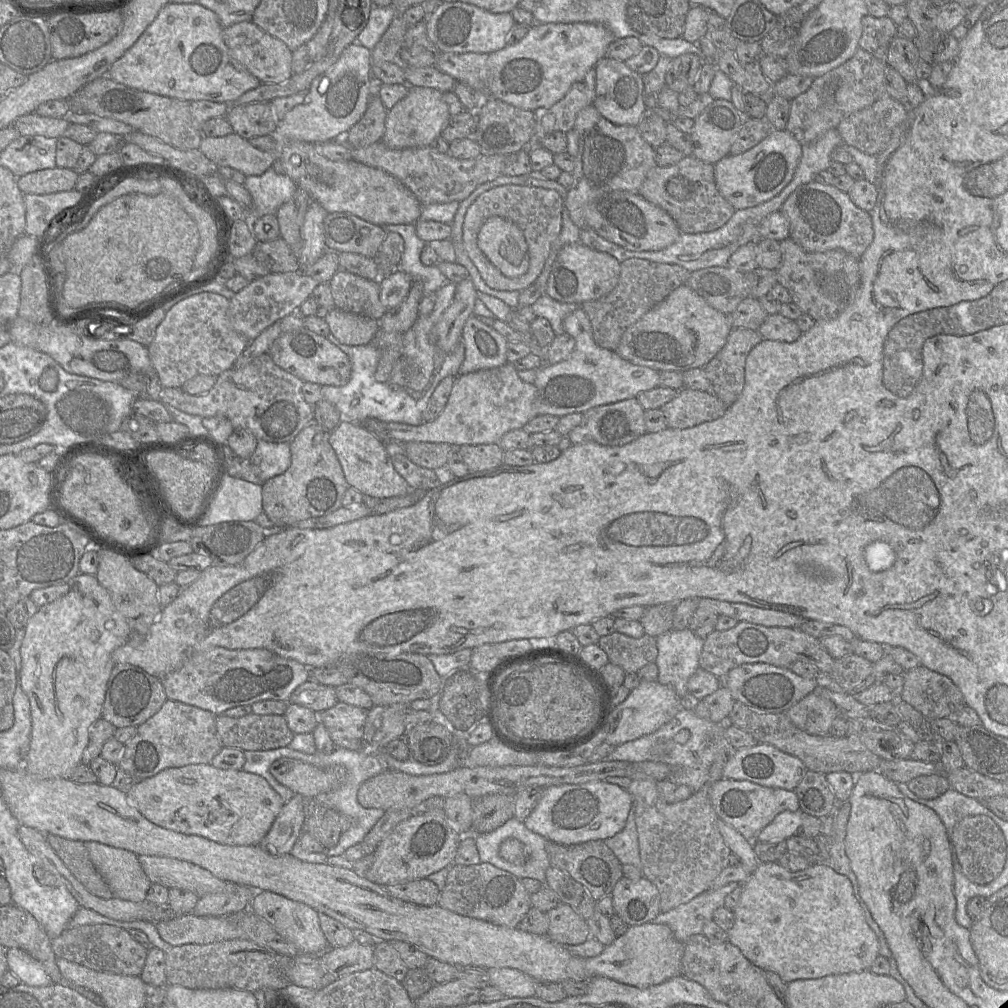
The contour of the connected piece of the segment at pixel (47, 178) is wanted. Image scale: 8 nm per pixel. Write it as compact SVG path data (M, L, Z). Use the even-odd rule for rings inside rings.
M54 167L28 173L17 178L23 194L46 195L73 190L79 174L73 169Z

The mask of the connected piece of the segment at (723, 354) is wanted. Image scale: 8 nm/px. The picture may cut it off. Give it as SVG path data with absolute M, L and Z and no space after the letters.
M733 328L723 348L704 367L712 384L712 393L726 406L731 406L740 397L745 385L745 362L749 352L762 341L758 330Z

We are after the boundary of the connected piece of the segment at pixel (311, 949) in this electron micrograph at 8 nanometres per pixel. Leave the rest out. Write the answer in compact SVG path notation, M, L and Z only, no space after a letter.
M255 891L249 909L266 920L284 939L293 943L300 953L321 954L329 948L328 941L320 928L318 912L302 902L270 891Z

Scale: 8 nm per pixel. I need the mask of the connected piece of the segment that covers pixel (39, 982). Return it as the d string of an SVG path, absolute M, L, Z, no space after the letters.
M20 948L6 949L7 968L20 981L28 986L47 986L52 979L43 965Z

